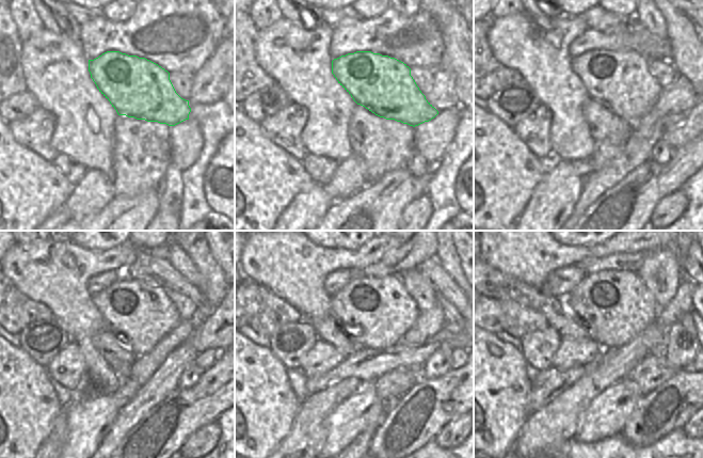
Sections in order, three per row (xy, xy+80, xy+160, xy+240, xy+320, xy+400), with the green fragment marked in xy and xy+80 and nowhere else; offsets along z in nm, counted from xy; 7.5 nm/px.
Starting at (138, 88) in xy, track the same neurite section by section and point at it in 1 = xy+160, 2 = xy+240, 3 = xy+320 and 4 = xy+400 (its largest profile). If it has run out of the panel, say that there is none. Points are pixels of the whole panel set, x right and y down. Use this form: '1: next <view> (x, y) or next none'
1: next xy+160 (621, 80)
2: next xy+240 (141, 315)
3: next xy+320 (383, 309)
4: next xy+400 (614, 306)

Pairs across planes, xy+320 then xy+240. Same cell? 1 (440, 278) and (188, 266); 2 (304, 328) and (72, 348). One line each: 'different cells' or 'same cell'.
1: same cell
2: different cells

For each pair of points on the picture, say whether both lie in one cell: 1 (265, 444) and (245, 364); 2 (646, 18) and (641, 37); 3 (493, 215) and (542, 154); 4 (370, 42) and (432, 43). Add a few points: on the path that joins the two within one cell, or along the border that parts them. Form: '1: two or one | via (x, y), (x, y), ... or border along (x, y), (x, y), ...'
1: one | via (251, 424), (245, 407), (245, 384)
2: two | border along (636, 19), (659, 37), (666, 38)
3: two | border along (522, 140), (546, 168)
4: one | via (385, 34), (417, 43)

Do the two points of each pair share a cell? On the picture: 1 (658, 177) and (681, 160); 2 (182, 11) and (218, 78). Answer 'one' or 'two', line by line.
1: one
2: two

